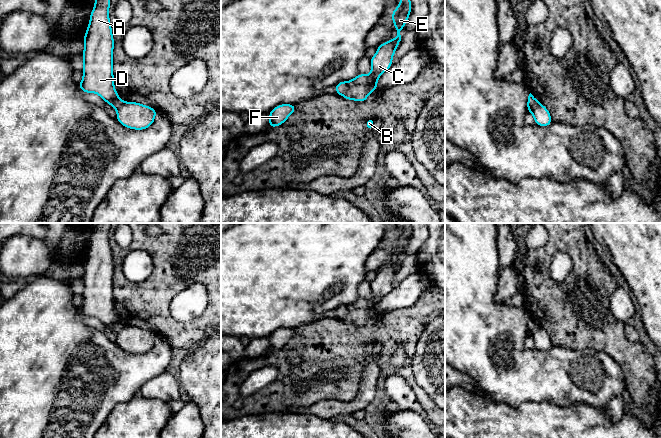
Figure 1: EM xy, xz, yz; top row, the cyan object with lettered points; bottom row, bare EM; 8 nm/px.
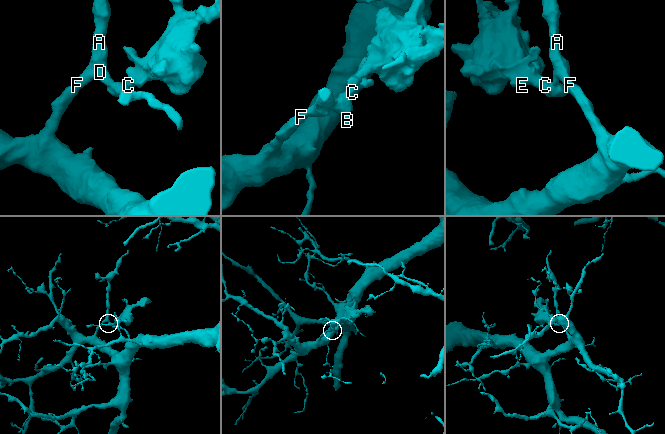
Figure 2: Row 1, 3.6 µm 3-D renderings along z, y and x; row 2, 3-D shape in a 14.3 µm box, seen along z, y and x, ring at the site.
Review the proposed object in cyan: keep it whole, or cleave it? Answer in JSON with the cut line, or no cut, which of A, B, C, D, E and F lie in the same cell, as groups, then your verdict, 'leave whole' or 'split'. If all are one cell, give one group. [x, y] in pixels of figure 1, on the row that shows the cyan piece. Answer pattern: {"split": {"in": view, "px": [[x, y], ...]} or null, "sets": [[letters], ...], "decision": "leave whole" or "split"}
{"split": {"in": "xz", "px": [[347, 82], [347, 88], [342, 95]]}, "sets": [["A", "D", "F"], ["B", "C", "E"]], "decision": "split"}

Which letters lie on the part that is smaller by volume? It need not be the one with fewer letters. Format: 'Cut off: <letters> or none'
Cut off: B, C, E

